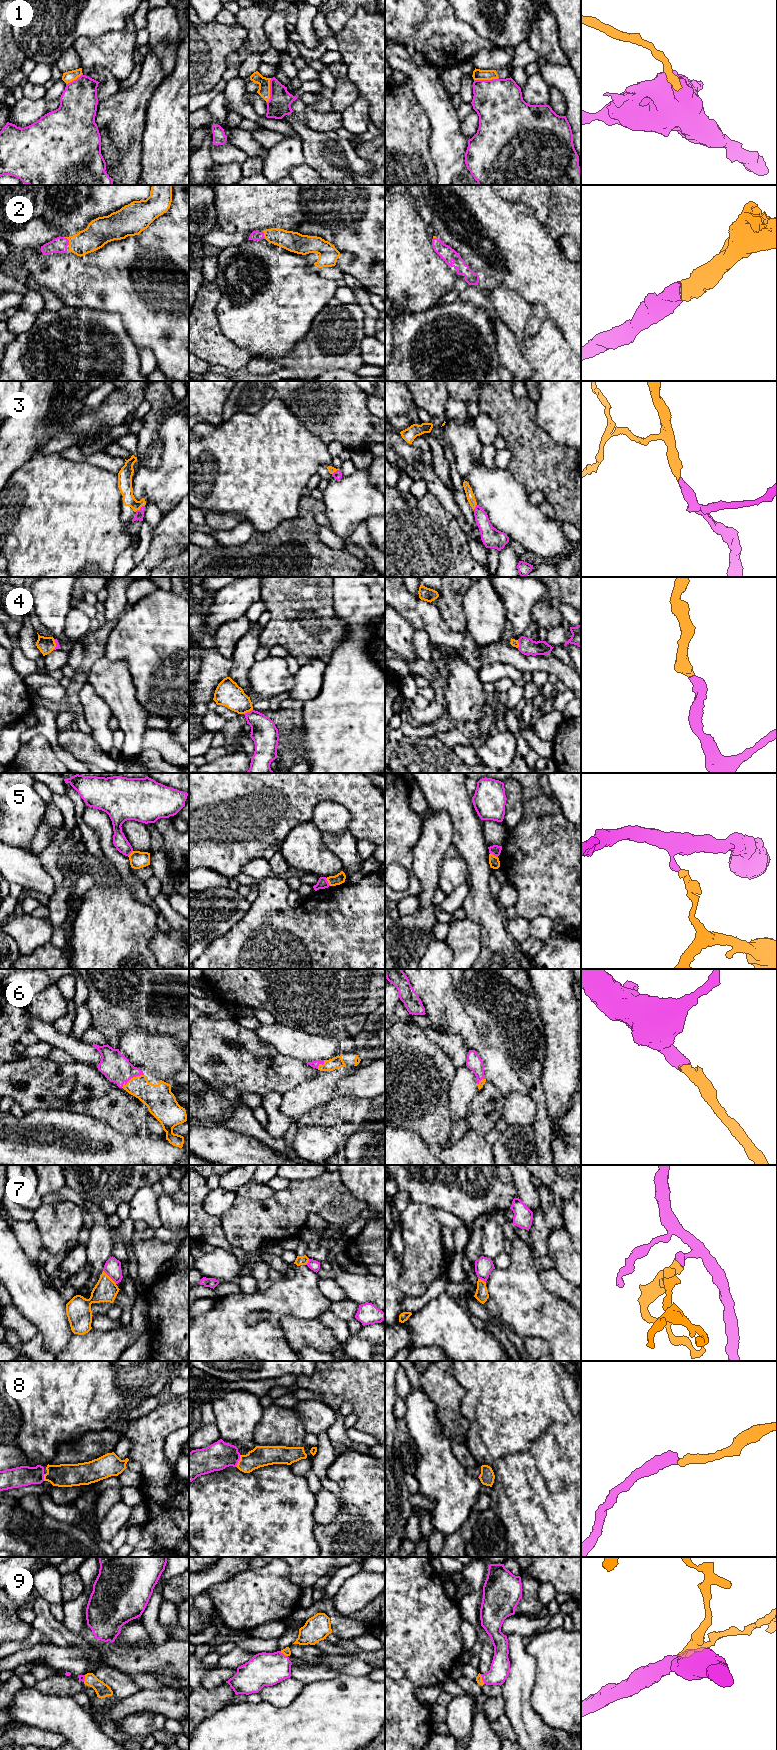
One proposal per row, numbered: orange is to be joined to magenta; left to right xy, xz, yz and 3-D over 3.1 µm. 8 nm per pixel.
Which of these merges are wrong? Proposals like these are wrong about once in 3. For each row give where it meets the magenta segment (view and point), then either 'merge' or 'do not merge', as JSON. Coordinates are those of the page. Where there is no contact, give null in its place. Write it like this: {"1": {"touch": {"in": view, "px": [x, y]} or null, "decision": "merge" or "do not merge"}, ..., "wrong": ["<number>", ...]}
{"1": {"touch": {"in": "xz", "px": [270, 90]}, "decision": "do not merge"}, "2": {"touch": {"in": "xy", "px": [68, 240]}, "decision": "merge"}, "3": {"touch": {"in": "xy", "px": [140, 508]}, "decision": "merge"}, "4": {"touch": {"in": "xz", "px": [248, 712]}, "decision": "merge"}, "5": {"touch": {"in": "xz", "px": [327, 882]}, "decision": "do not merge"}, "6": {"touch": {"in": "xy", "px": [132, 1077]}, "decision": "merge"}, "7": {"touch": {"in": "xy", "px": [110, 1277]}, "decision": "do not merge"}, "8": {"touch": {"in": "xz", "px": [237, 1461]}, "decision": "merge"}, "9": {"touch": {"in": "yz", "px": [482, 1679]}, "decision": "merge"}, "wrong": ["1", "5", "7"]}

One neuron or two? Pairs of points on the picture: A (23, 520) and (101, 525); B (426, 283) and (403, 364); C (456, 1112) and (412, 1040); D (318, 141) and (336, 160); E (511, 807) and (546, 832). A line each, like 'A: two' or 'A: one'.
A: one
B: two
C: two
D: one
E: two

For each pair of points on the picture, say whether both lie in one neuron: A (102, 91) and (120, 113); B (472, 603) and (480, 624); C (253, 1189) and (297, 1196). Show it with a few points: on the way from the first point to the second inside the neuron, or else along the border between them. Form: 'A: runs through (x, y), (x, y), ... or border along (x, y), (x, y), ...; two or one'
A: border along (121, 90), (98, 102); two
B: runs through (477, 608), (480, 611), (480, 619); one
C: border along (275, 1191), (264, 1199), (251, 1198); two

